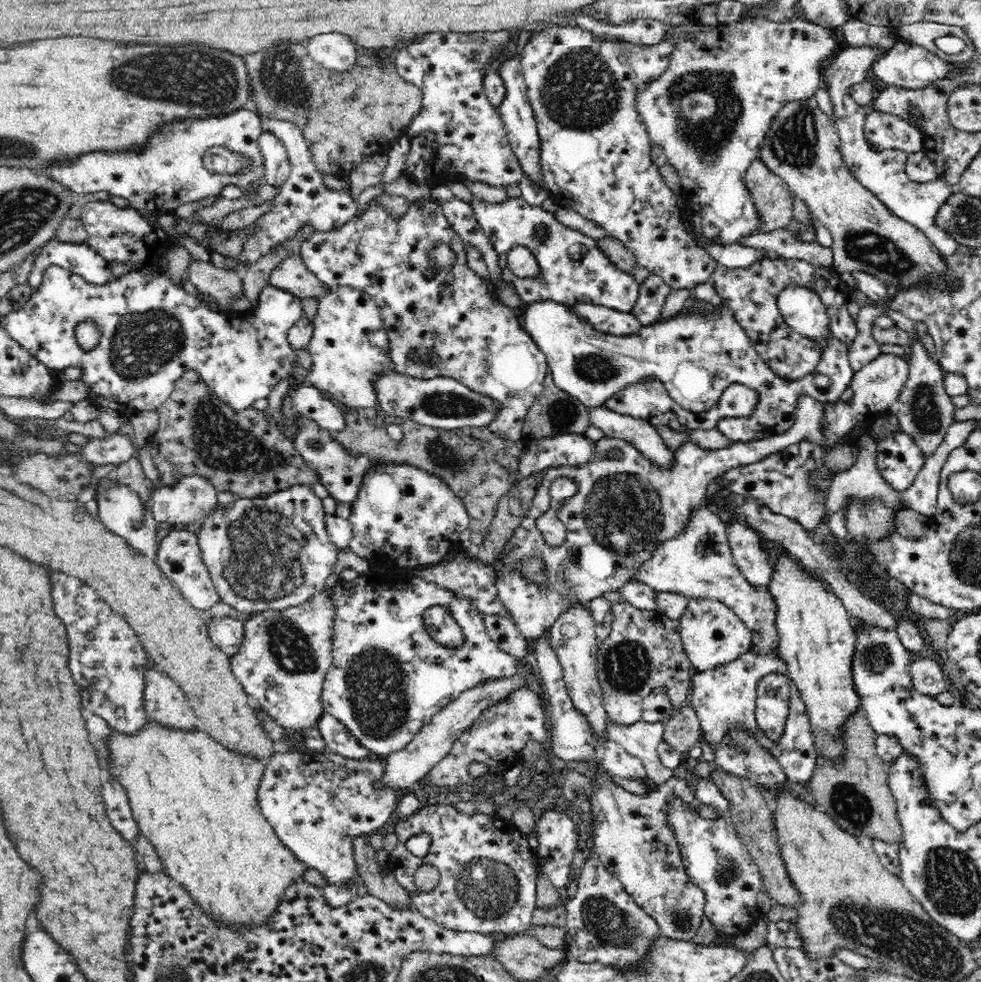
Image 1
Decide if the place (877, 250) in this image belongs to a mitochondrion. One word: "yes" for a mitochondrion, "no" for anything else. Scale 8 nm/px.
yes

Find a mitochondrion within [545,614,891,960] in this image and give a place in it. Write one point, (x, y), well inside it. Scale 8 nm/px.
(627, 666)

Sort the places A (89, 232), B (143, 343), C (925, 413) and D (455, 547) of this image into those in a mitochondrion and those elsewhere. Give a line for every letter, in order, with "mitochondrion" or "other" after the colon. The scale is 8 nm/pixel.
A: other
B: mitochondrion
C: mitochondrion
D: other

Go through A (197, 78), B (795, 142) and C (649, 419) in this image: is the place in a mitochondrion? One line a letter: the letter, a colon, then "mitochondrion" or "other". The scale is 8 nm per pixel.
A: mitochondrion
B: mitochondrion
C: other

